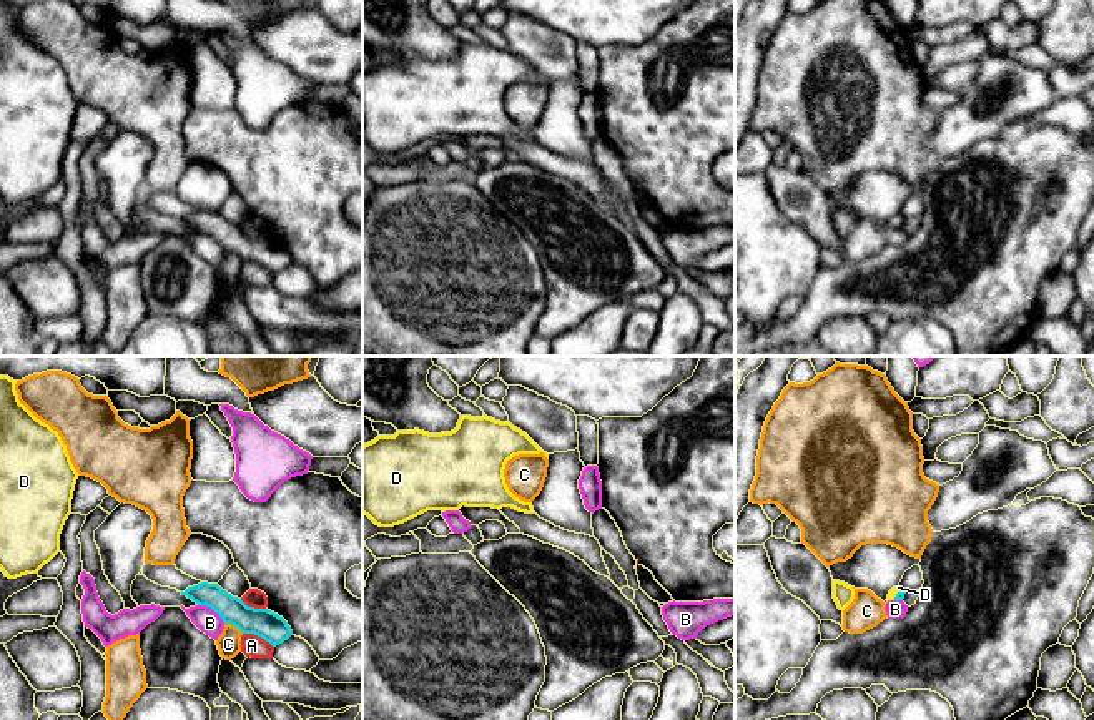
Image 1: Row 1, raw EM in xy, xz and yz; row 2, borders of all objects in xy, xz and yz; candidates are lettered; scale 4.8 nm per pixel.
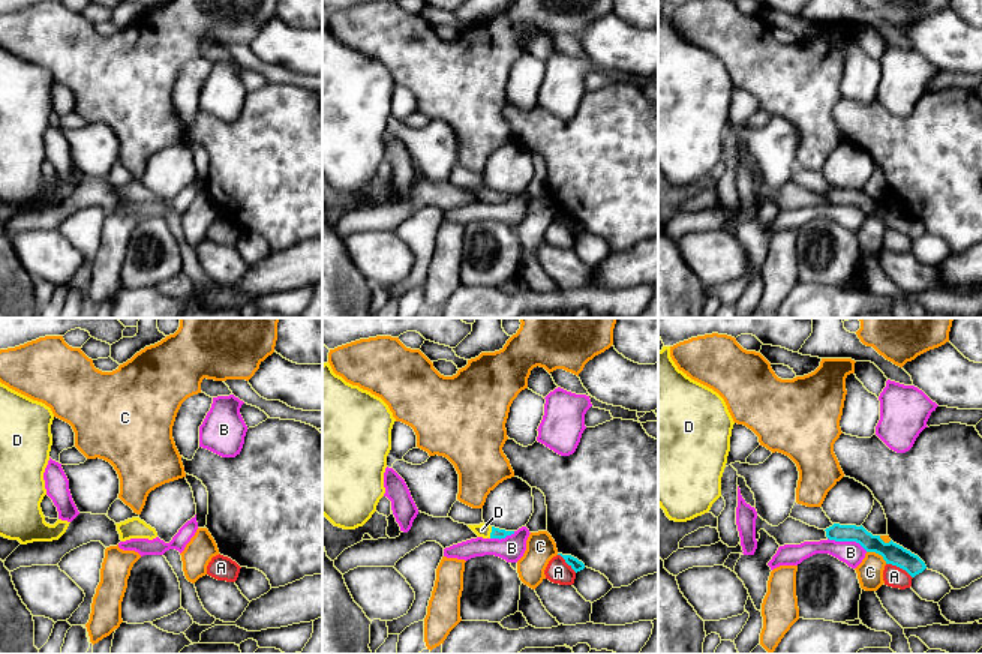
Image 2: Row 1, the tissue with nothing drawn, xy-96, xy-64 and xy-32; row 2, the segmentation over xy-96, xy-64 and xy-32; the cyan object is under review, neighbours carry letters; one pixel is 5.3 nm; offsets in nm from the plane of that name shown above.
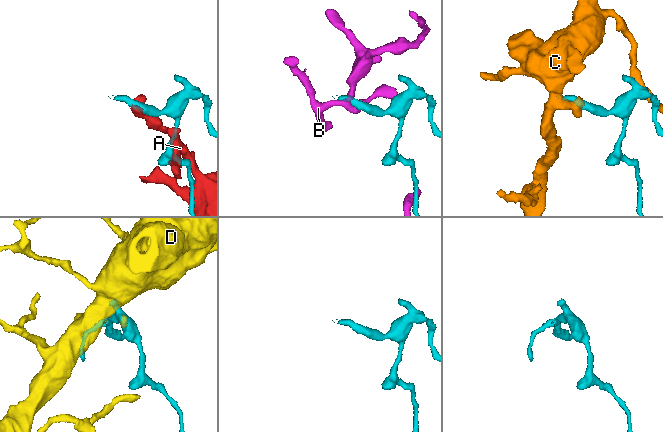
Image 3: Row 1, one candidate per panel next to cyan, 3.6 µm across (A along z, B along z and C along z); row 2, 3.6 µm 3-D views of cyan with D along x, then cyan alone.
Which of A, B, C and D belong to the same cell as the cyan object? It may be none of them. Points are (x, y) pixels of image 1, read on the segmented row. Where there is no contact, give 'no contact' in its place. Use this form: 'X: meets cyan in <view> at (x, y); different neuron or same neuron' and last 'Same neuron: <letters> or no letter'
A: meets cyan in xy at (258, 636); different neuron
B: meets cyan in xy at (211, 607); different neuron
C: meets cyan in xy at (235, 626); different neuron
D: meets cyan in yz at (896, 594); same neuron
Same neuron: D

